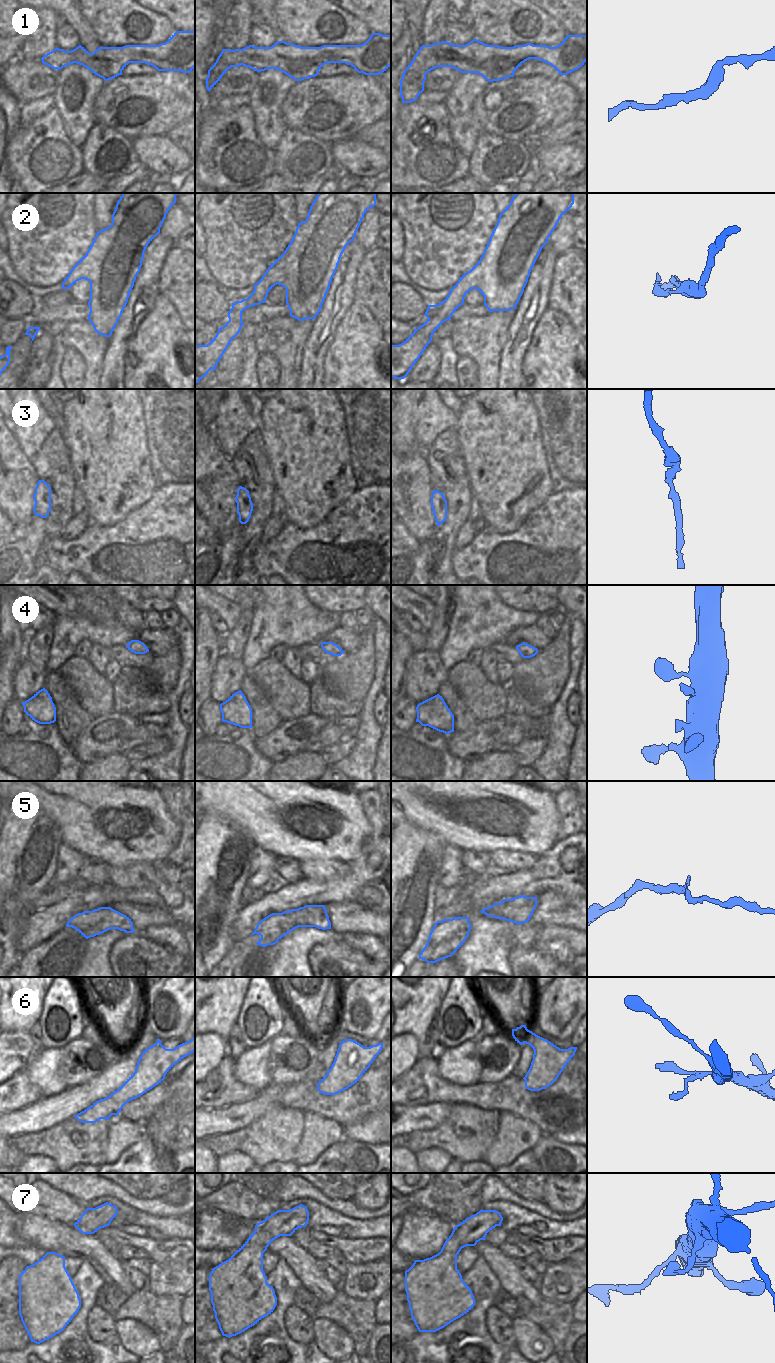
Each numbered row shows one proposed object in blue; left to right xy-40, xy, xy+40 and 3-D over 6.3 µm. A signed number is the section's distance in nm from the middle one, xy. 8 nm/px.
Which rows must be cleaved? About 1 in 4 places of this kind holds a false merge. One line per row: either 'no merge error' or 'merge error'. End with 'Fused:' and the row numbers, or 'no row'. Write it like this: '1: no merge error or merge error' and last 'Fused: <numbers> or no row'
1: merge error
2: merge error
3: no merge error
4: no merge error
5: no merge error
6: no merge error
7: no merge error
Fused: 1, 2

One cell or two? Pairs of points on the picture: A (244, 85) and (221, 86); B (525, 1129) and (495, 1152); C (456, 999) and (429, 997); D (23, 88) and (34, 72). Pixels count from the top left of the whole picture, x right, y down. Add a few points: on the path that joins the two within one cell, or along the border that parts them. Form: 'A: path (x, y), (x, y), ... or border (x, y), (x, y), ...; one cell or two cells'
A: path (238, 88), (227, 86); one cell
B: path (518, 1135), (502, 1151); one cell
C: border (449, 987), (434, 1020); two cells
D: path (25, 84), (32, 76); one cell

